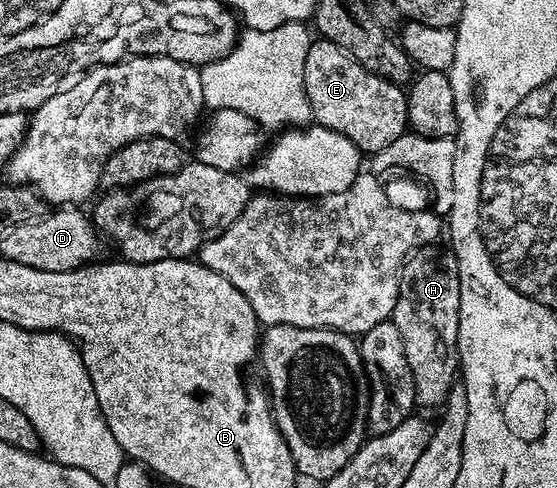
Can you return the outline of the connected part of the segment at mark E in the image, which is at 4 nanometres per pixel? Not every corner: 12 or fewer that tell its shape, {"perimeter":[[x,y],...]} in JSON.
{"perimeter":[[310,41],[313,122],[363,152],[409,124],[409,100],[343,48]]}

